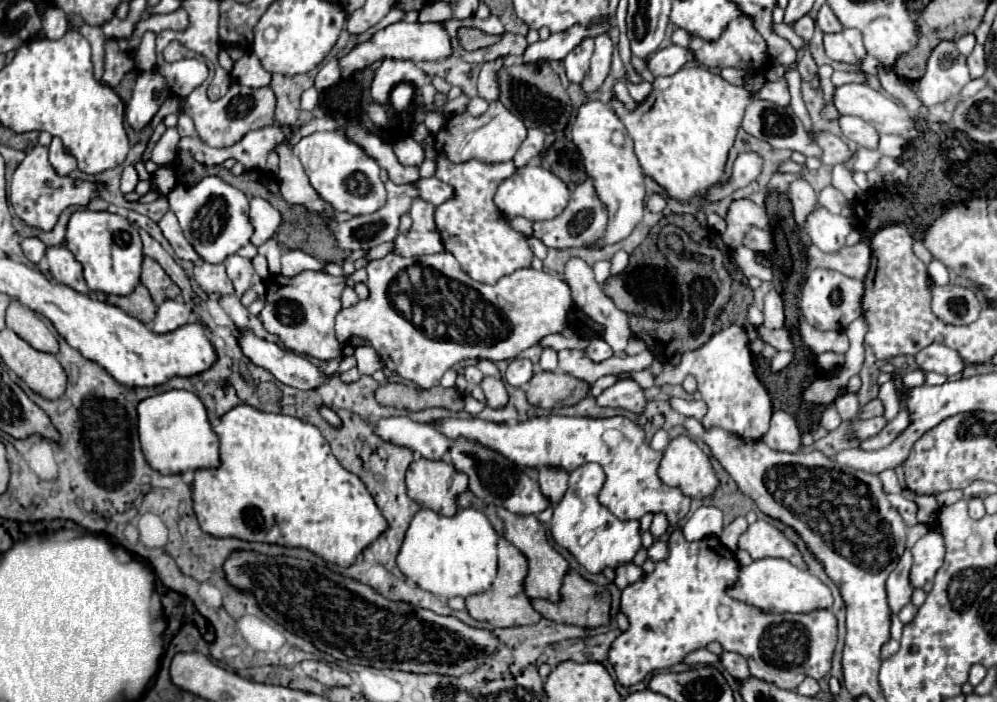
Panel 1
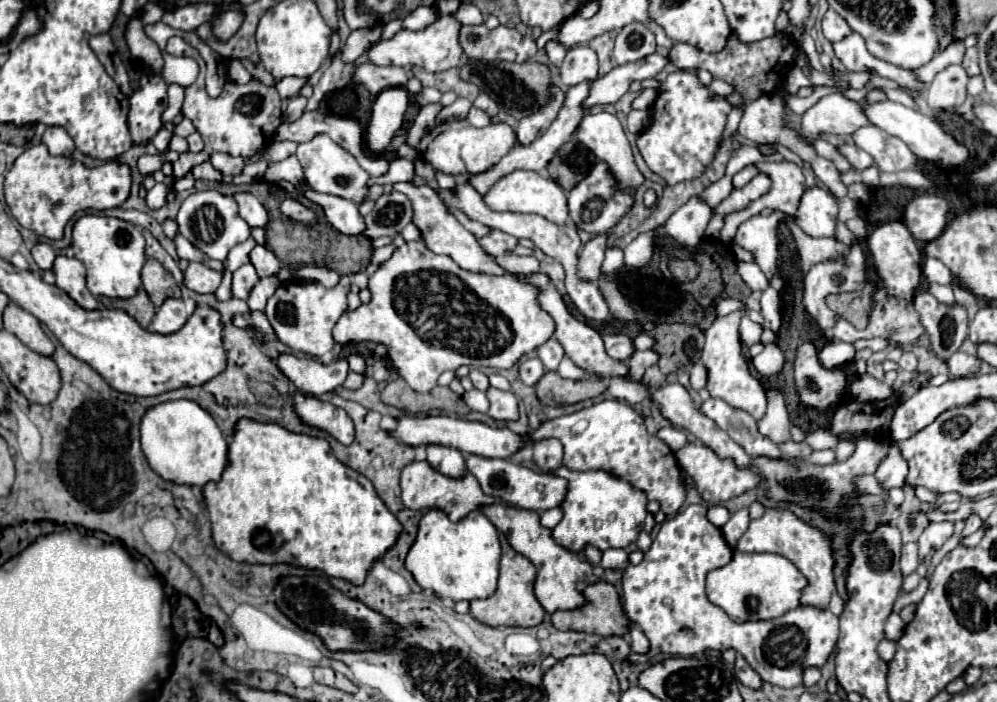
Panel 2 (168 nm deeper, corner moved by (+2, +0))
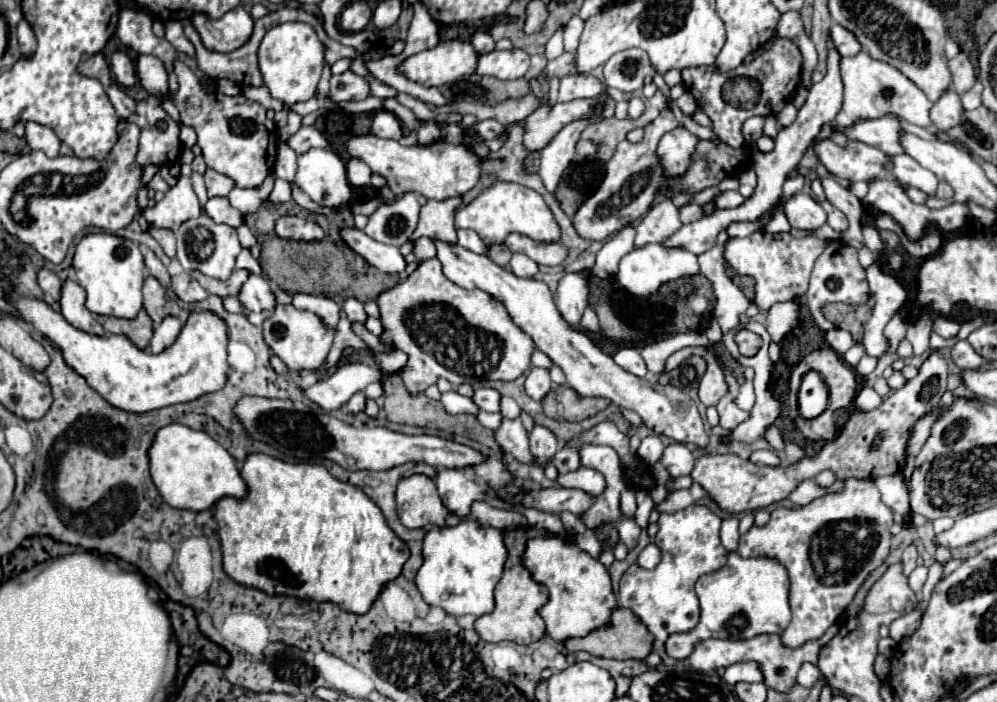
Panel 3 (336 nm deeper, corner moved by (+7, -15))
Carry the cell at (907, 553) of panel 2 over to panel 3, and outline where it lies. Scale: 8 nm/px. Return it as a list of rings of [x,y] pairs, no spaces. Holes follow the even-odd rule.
[[[907,547],[903,551],[903,575],[911,575],[915,567],[917,567],[917,551],[915,547]]]

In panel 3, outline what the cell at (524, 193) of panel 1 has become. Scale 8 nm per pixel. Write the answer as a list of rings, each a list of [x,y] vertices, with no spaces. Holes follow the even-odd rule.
[[[505,181],[493,183],[479,197],[475,197],[469,205],[461,207],[455,213],[455,227],[473,229],[483,239],[485,245],[503,243],[503,239],[509,233],[521,233],[535,241],[559,241],[561,239],[561,231],[555,221],[555,215],[551,213],[543,197],[533,189],[527,189],[517,183],[505,183]]]

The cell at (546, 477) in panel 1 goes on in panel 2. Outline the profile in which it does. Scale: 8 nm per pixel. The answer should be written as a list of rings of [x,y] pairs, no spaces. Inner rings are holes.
[[[544,438],[534,442],[534,462],[546,470],[554,472],[558,466],[562,466],[562,444],[558,438]]]

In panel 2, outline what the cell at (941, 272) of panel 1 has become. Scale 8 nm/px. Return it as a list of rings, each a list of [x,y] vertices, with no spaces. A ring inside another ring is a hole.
[[[930,284],[928,290],[930,290],[930,294],[936,296],[936,300],[942,302],[942,304],[946,304],[946,306],[950,306],[950,308],[956,304],[954,294],[952,294],[952,286],[938,286],[938,284]]]

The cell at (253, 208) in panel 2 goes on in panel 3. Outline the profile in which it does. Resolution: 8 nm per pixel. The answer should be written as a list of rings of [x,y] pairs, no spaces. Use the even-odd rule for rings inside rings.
[[[213,197],[205,203],[205,213],[215,221],[215,223],[225,223],[231,227],[241,227],[245,223],[245,215],[231,207],[227,197]]]

